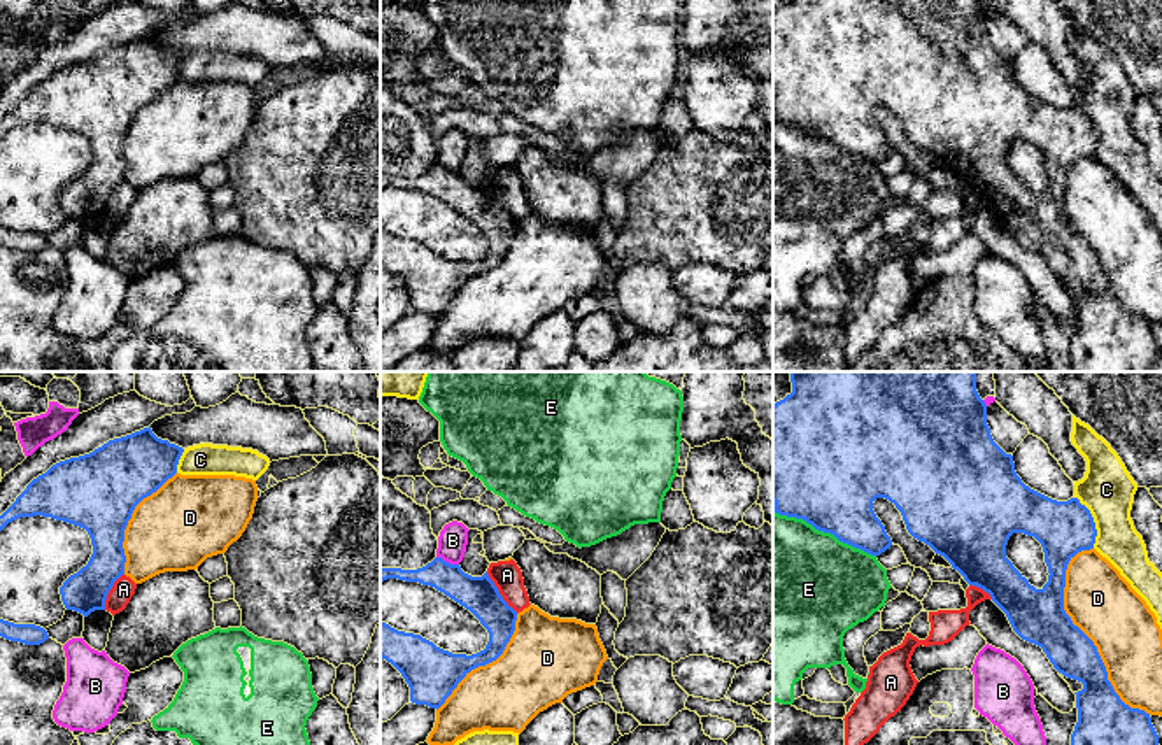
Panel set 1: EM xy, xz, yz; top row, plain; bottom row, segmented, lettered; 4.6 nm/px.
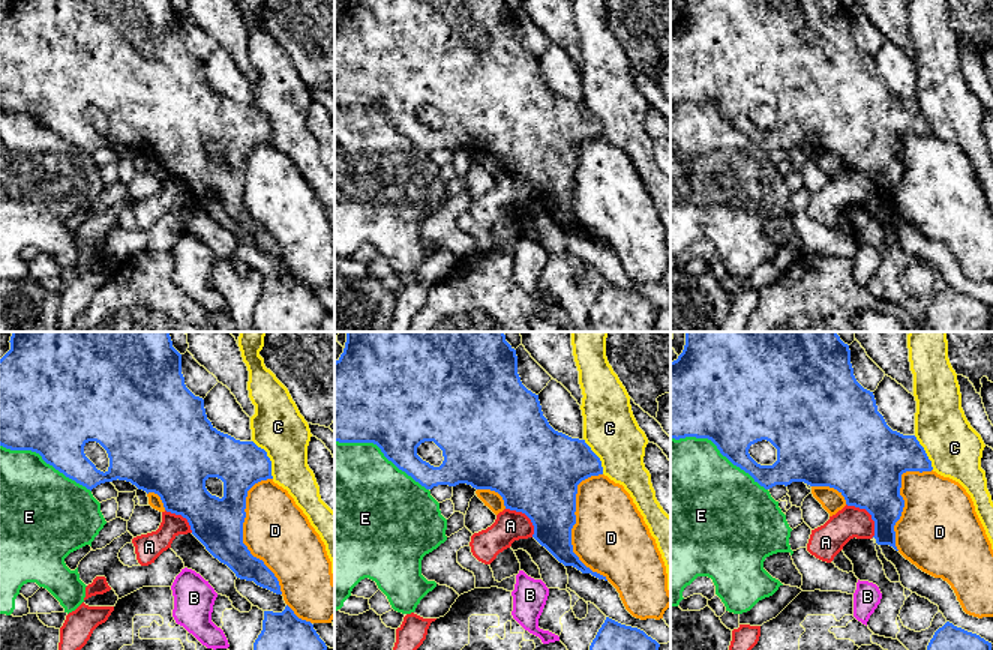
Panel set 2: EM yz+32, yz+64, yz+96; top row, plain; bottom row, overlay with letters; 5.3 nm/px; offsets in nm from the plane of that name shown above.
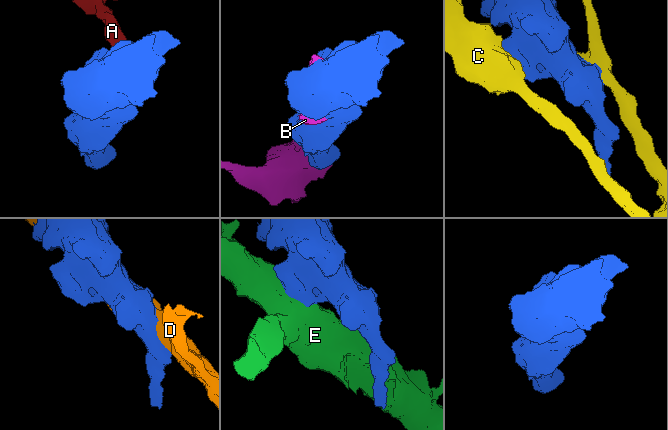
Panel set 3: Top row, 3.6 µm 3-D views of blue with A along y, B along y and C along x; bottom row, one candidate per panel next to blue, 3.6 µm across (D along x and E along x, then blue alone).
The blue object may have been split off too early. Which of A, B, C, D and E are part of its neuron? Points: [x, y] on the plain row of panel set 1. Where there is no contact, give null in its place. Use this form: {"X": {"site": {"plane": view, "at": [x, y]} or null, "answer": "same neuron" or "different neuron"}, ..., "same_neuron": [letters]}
{"A": {"site": {"plane": "xz", "at": [498, 200]}, "answer": "different neuron"}, "B": {"site": {"plane": "xz", "at": [446, 169]}, "answer": "different neuron"}, "C": {"site": {"plane": "yz", "at": [1094, 130]}, "answer": "different neuron"}, "D": {"site": {"plane": "yz", "at": [1089, 246]}, "answer": "different neuron"}, "E": {"site": {"plane": "yz", "at": [826, 139]}, "answer": "different neuron"}, "same_neuron": []}

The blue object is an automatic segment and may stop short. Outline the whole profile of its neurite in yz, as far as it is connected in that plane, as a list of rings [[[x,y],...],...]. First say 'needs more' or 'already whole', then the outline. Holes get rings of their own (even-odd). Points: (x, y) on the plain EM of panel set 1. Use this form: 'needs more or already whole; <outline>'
already whole; [[[790,0],[773,12],[773,110],[776,121],[803,126],[815,137],[834,142],[843,151],[861,156],[871,163],[880,163],[890,156],[892,147],[873,117],[873,109],[876,105],[885,105],[894,110],[903,123],[908,140],[913,145],[924,149],[936,161],[943,163],[969,193],[976,193],[988,200],[992,209],[1006,221],[1013,238],[1022,247],[1041,254],[1059,280],[1083,291],[1083,296],[1074,300],[1078,330],[1071,342],[1073,372],[1148,372],[1155,365],[1160,352],[1150,321],[1139,316],[1130,316],[1120,307],[1111,289],[1108,287],[1108,279],[1097,259],[1097,254],[1078,233],[1073,231],[1071,224],[1064,217],[1066,177],[1069,168],[1078,160],[1094,156],[1097,144],[1094,124],[1090,117],[1080,110],[1078,105],[1057,109],[1022,89],[1015,79],[1013,63],[1006,61],[990,42],[990,35],[987,32],[987,12],[978,0]],[[1013,140],[1034,144],[1041,151],[1045,170],[1050,181],[1048,189],[1041,196],[1031,193],[1029,188],[1006,165],[1006,153]]]

